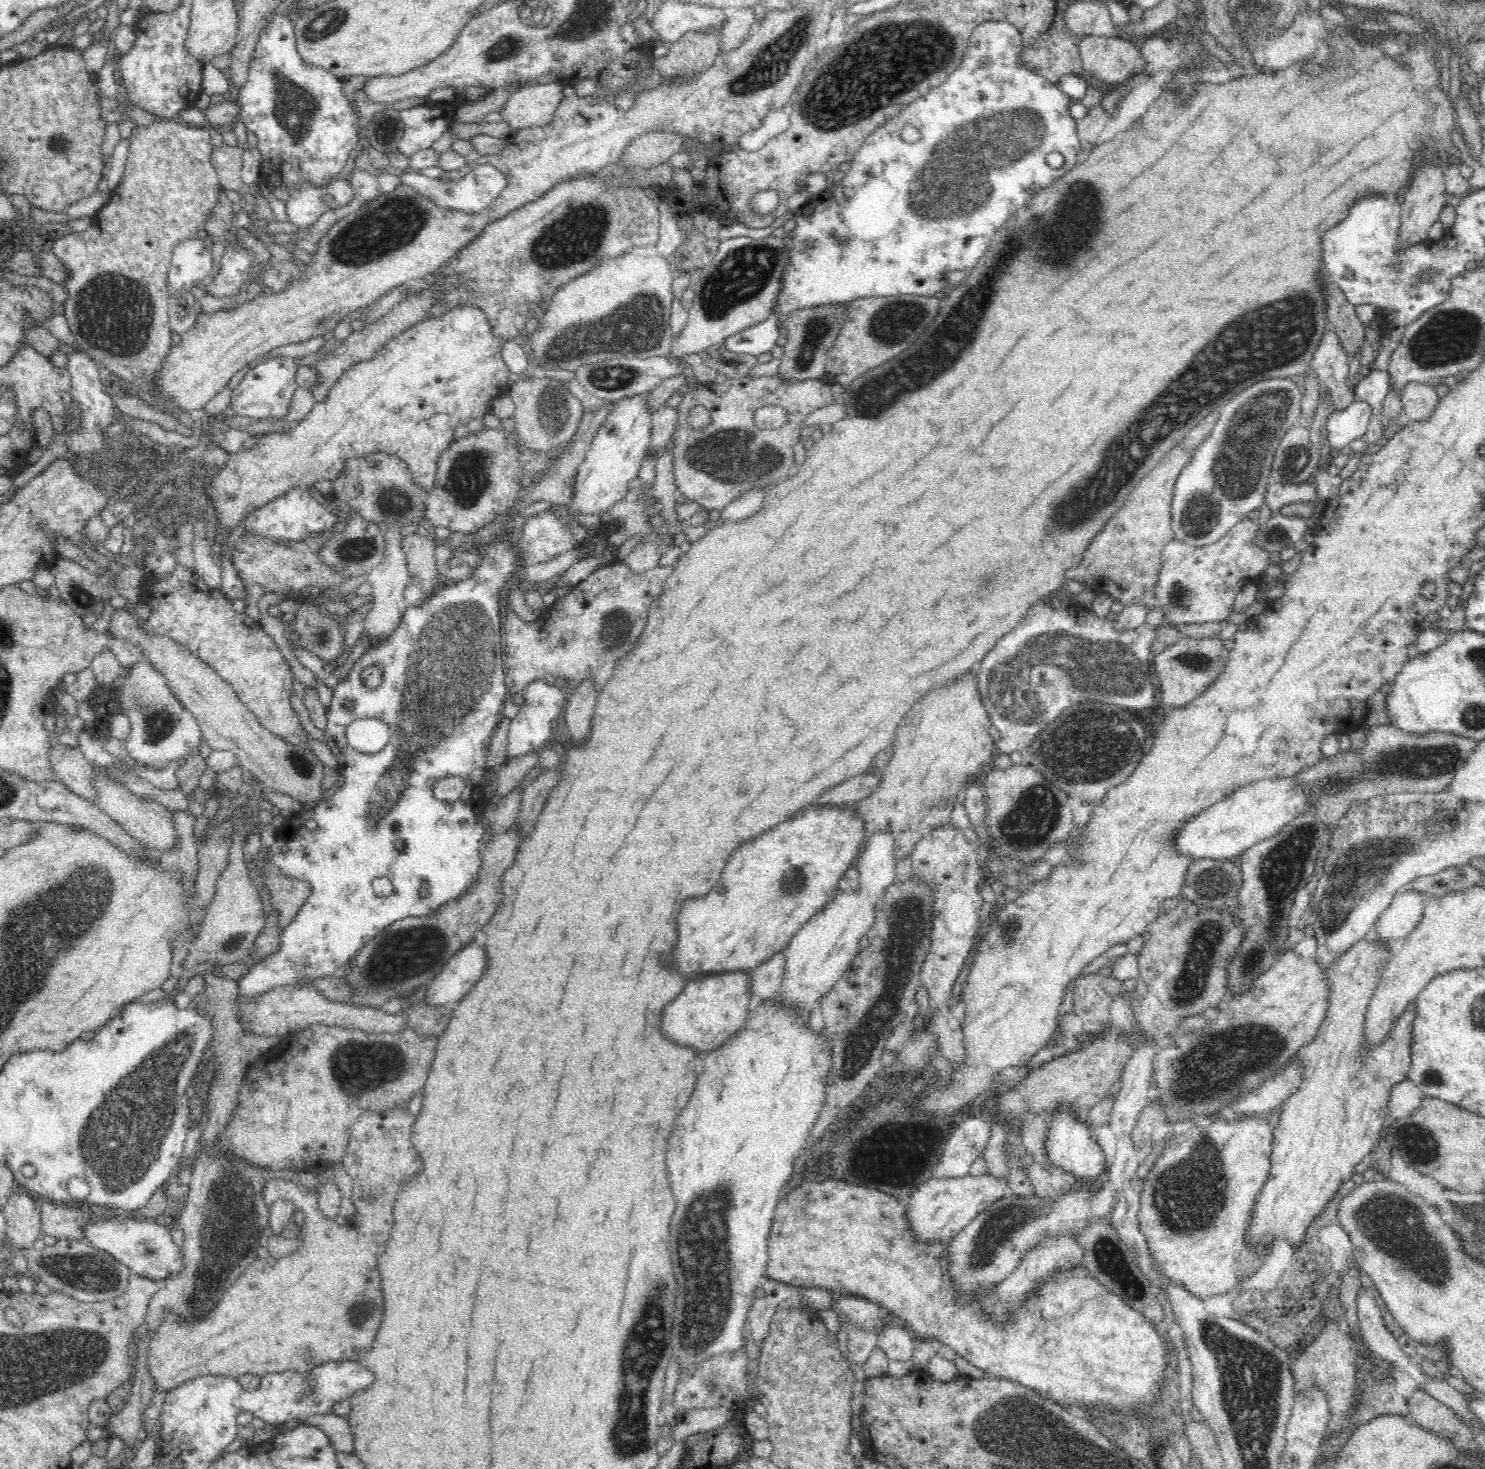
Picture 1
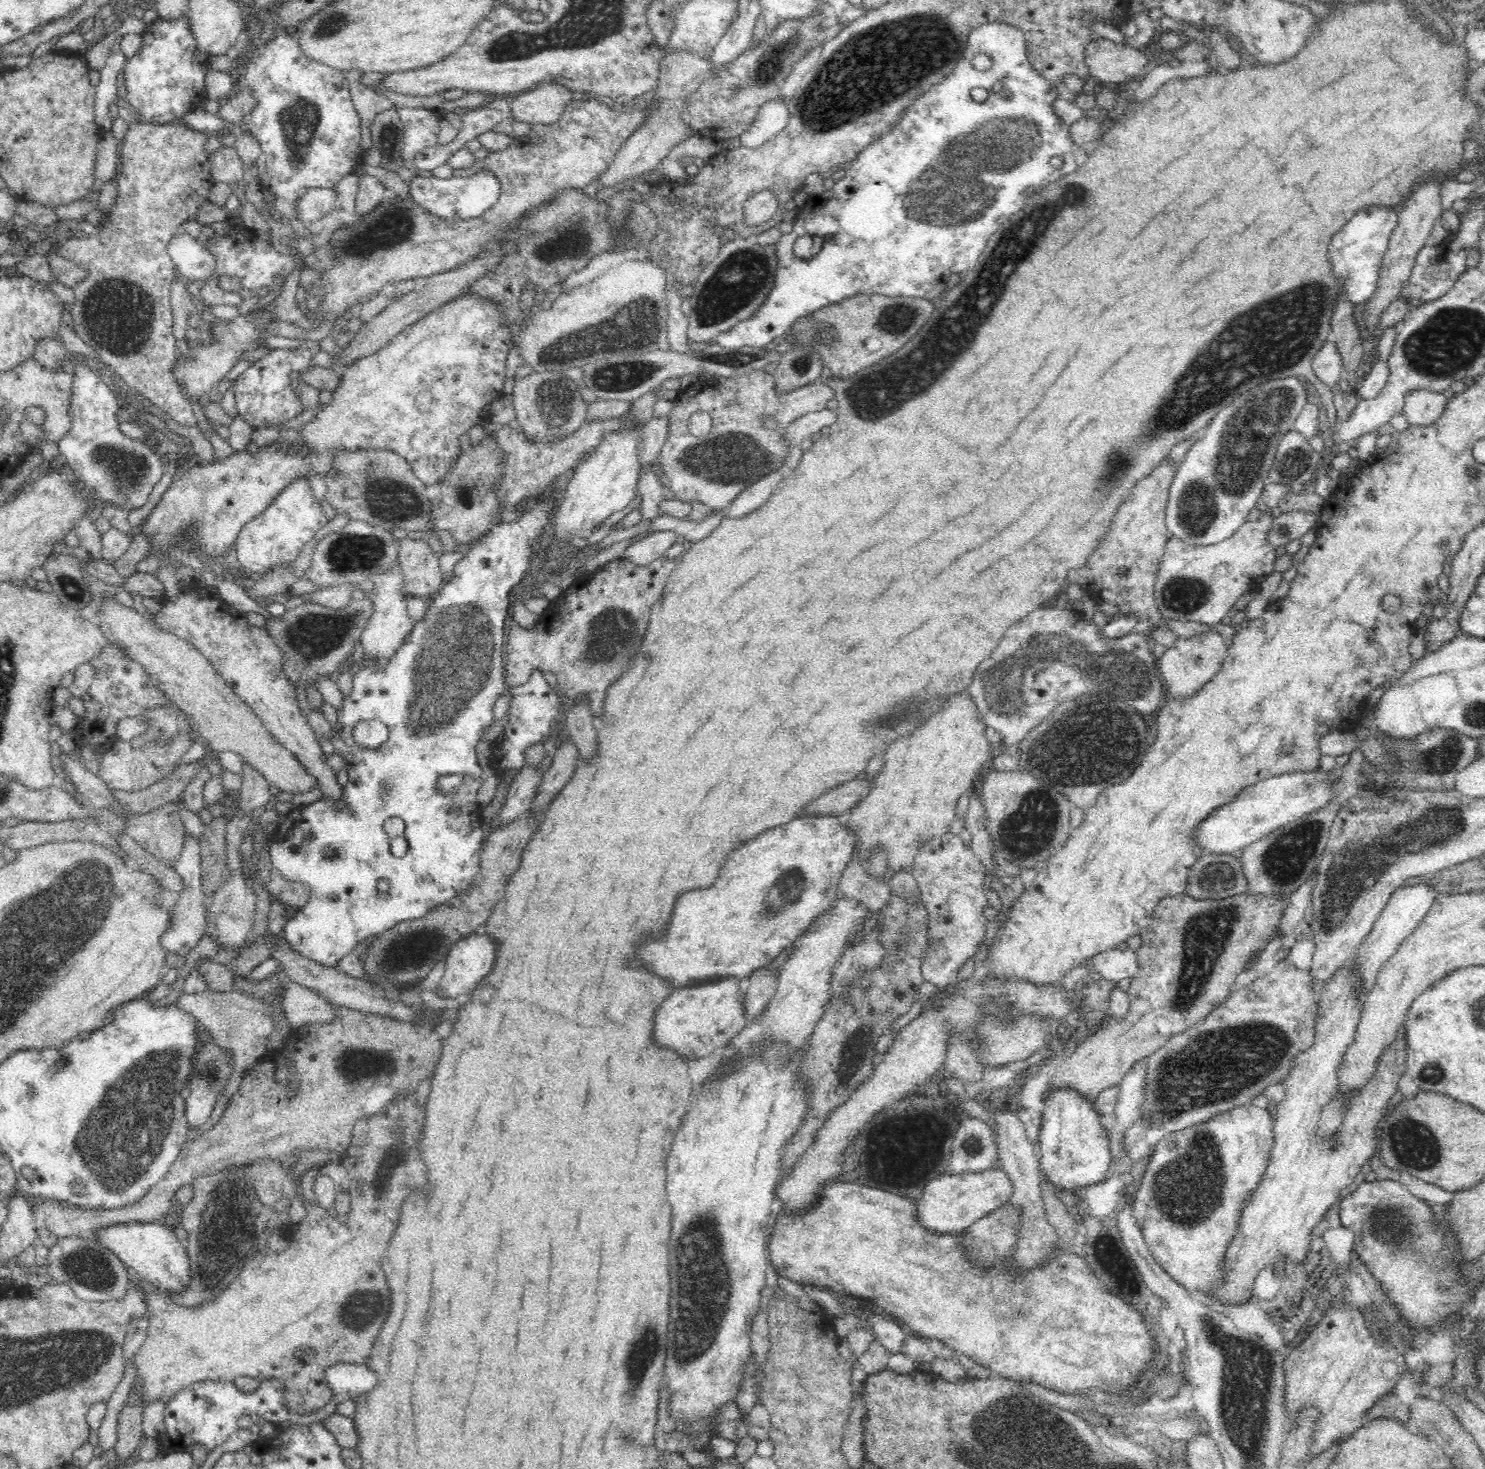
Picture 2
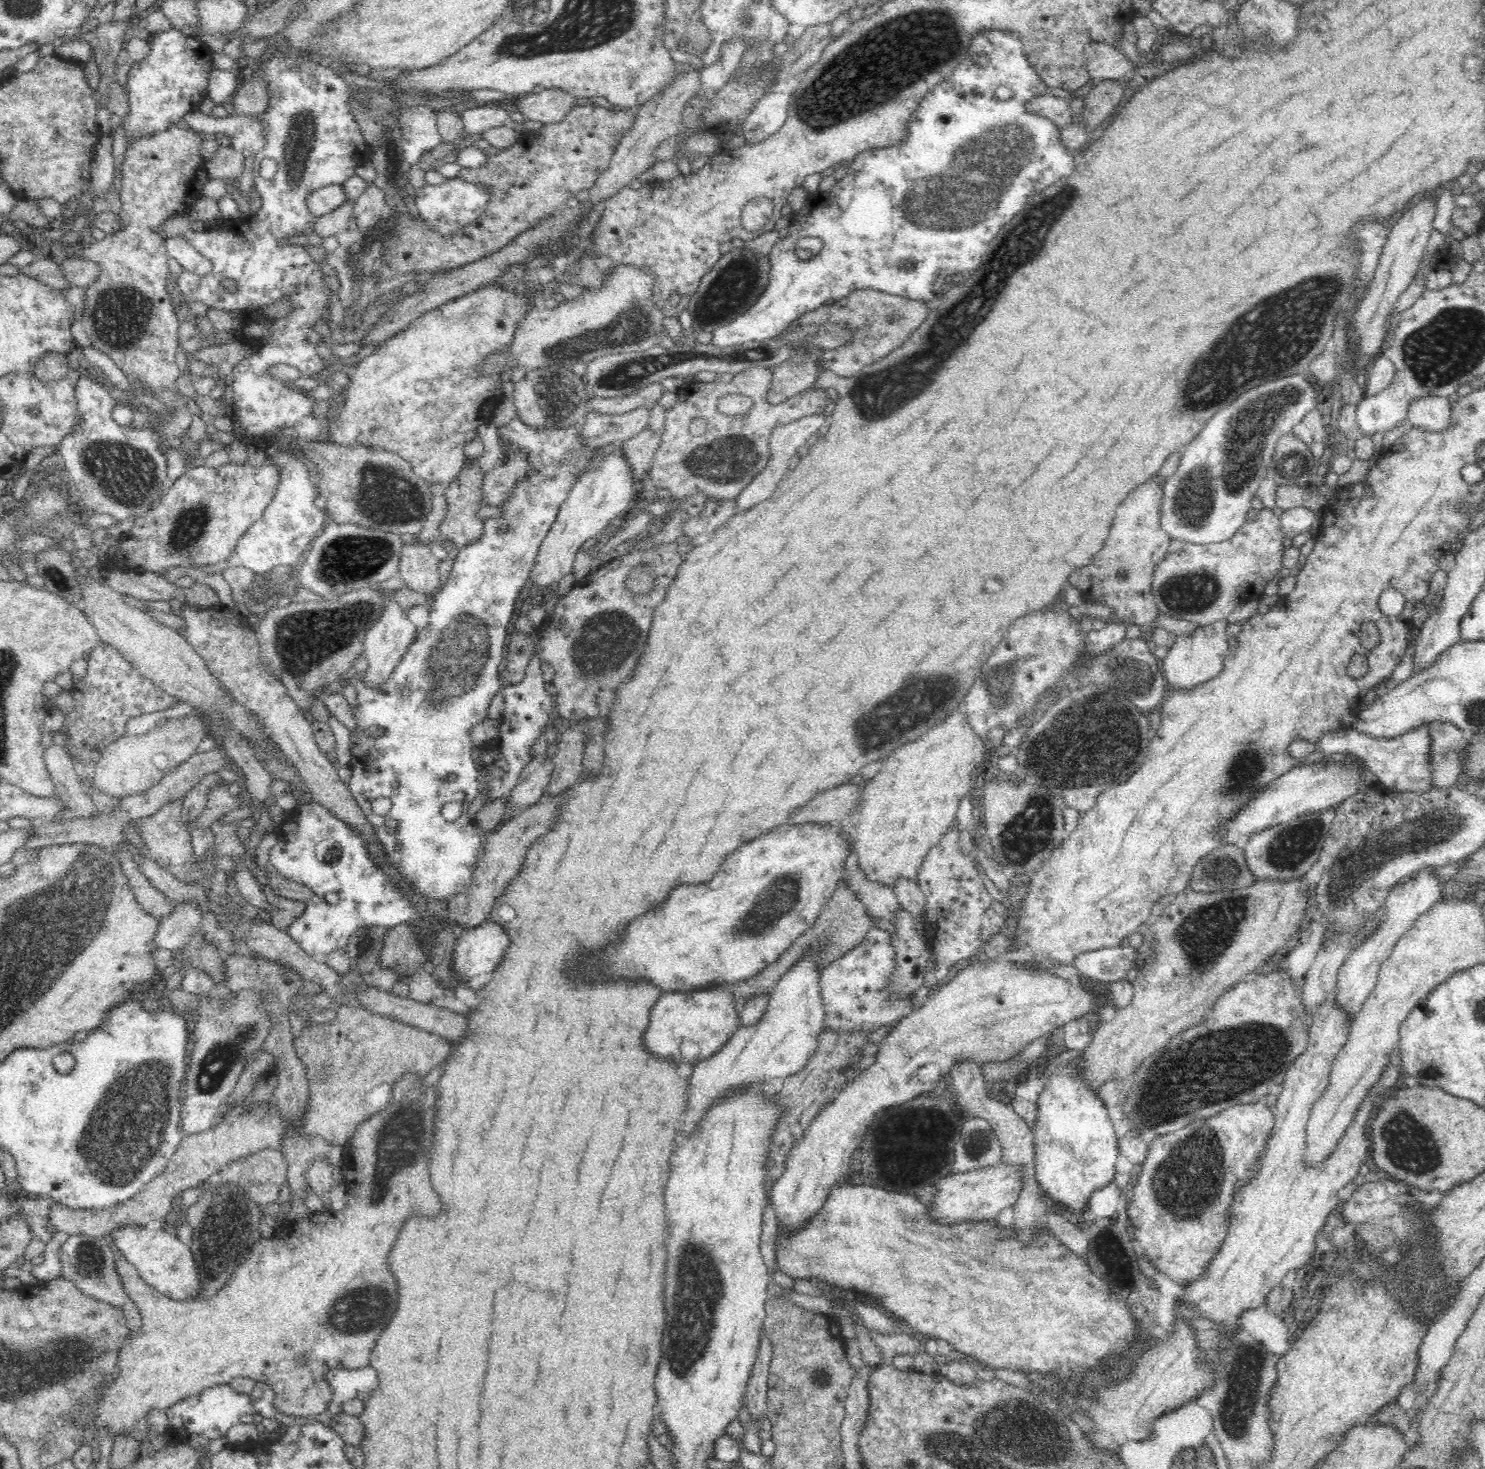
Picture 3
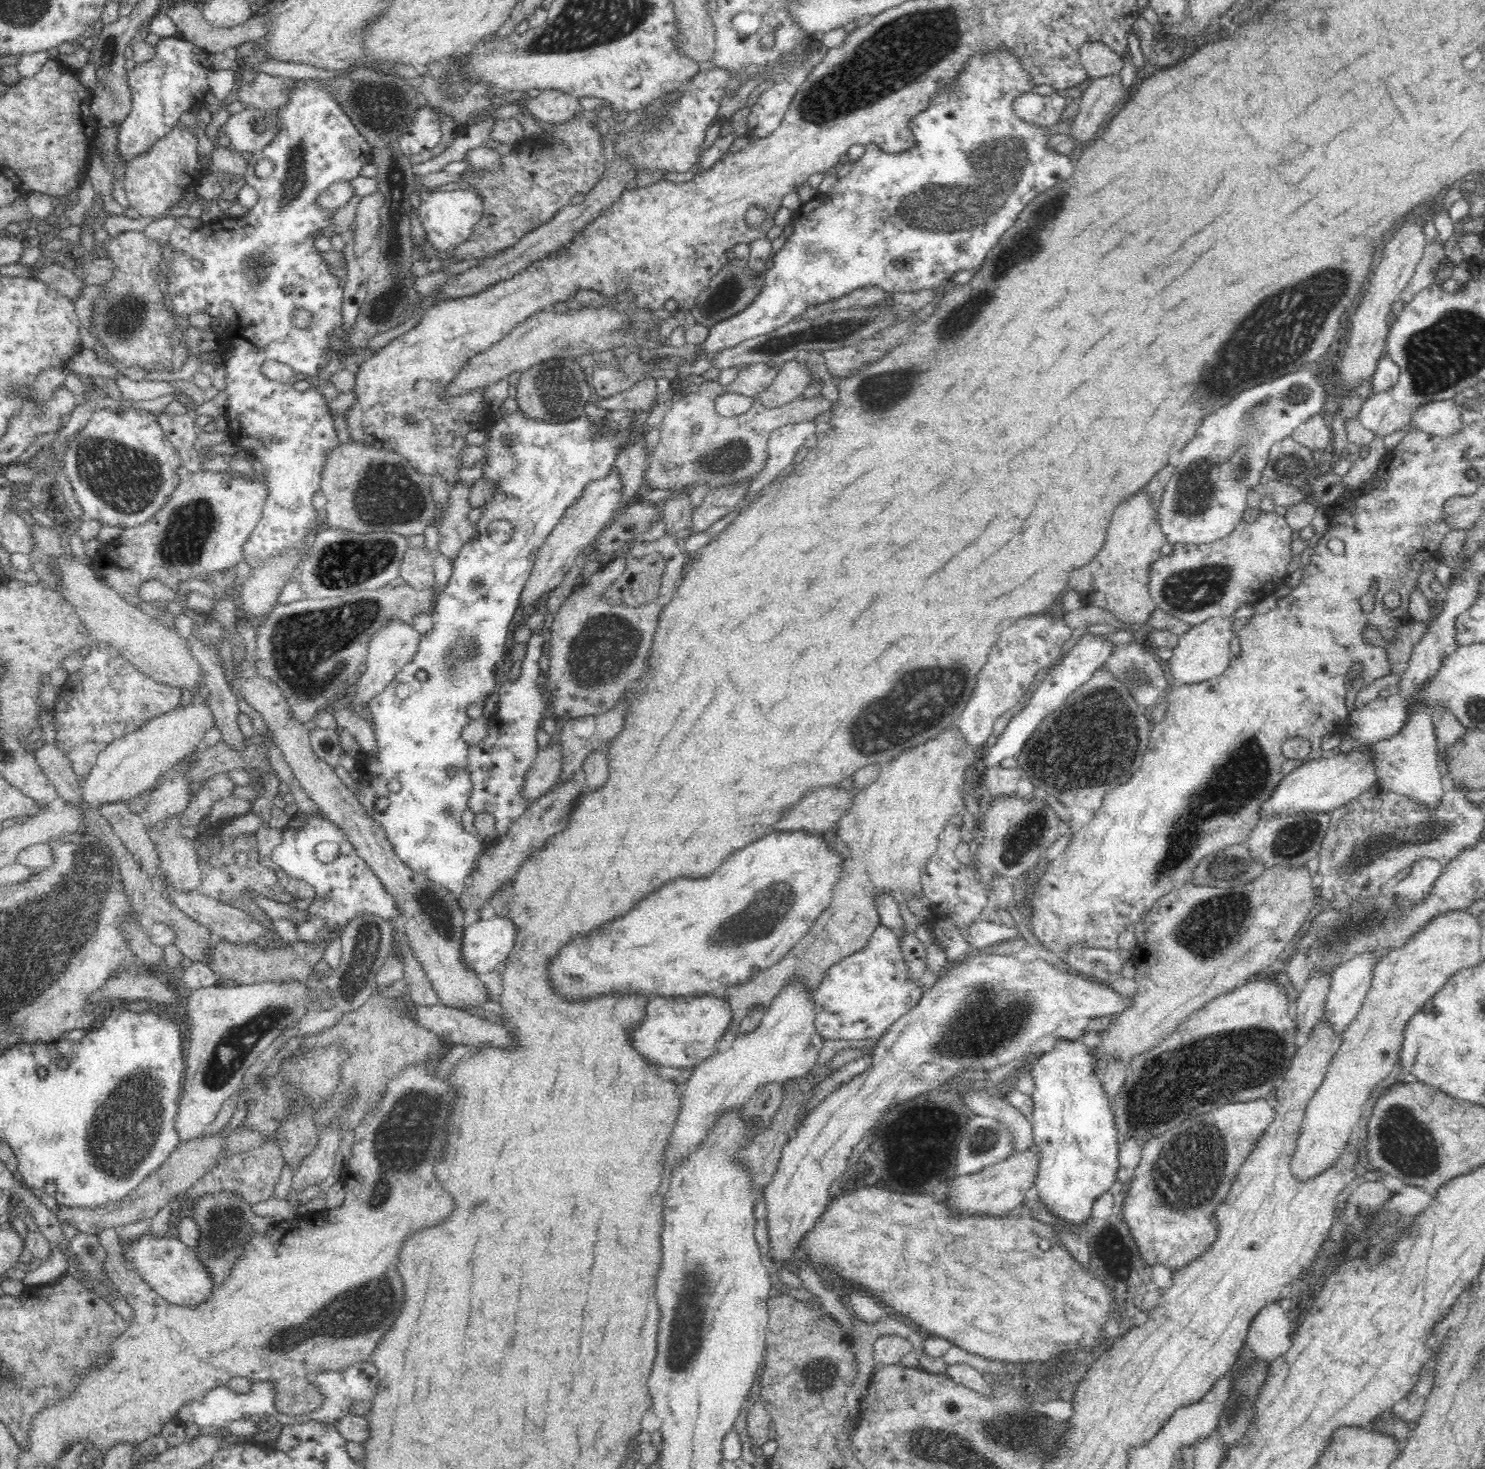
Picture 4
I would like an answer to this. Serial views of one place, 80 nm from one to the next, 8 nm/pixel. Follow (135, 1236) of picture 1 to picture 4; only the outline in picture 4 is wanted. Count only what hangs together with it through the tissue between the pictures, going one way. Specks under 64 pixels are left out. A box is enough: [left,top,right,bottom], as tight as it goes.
[121,1232,216,1306]

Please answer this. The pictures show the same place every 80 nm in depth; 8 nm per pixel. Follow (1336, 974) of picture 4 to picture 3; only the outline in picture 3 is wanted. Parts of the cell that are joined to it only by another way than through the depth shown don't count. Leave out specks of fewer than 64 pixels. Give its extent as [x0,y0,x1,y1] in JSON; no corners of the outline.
[1336,868,1443,1018]

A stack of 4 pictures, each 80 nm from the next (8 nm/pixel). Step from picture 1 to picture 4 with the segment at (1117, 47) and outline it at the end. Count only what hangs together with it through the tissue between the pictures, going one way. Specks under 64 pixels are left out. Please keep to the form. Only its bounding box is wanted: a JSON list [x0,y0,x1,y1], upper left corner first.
[1080,42,1126,79]

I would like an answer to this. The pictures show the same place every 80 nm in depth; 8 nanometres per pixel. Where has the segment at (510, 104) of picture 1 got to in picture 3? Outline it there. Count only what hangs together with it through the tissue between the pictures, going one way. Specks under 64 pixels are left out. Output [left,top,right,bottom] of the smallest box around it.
[515,88,576,125]

